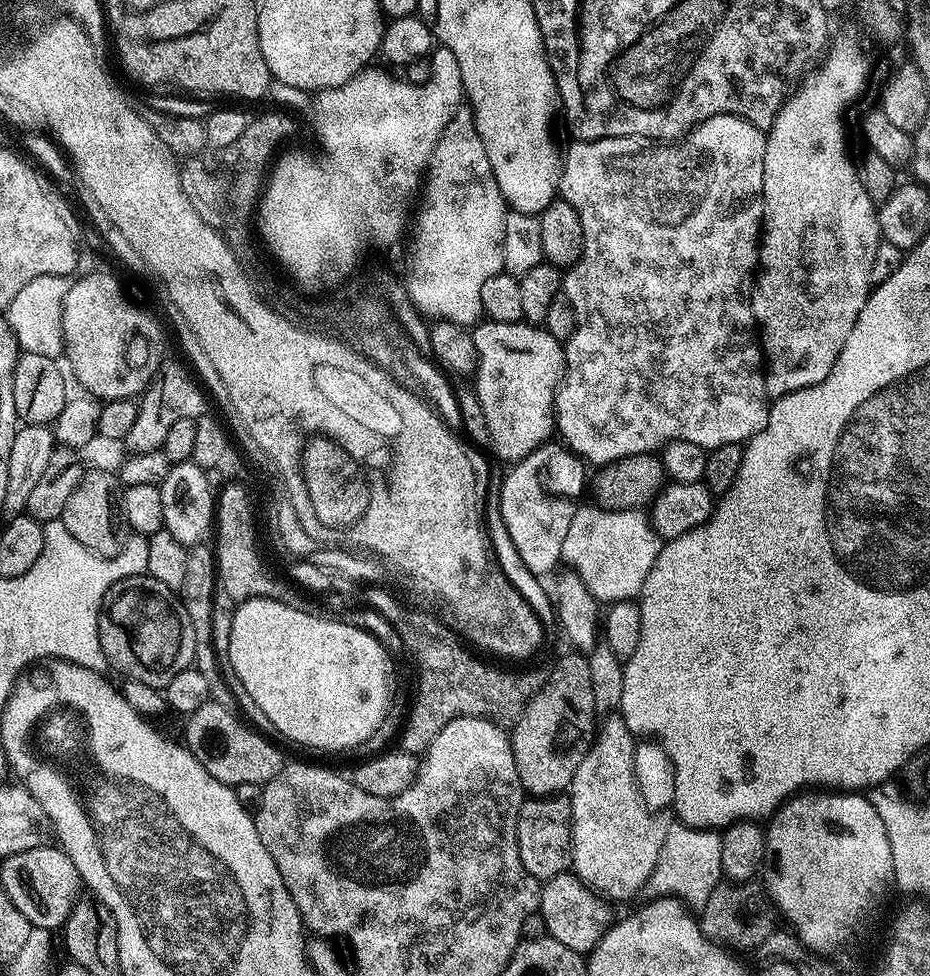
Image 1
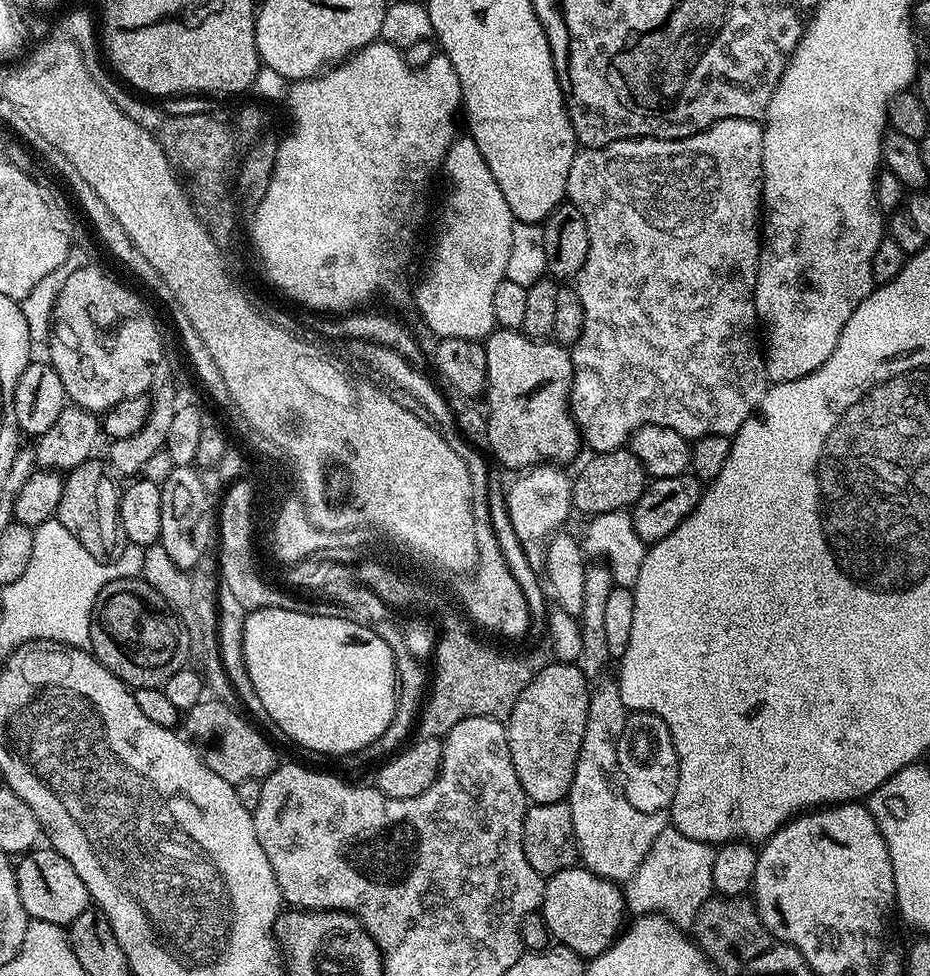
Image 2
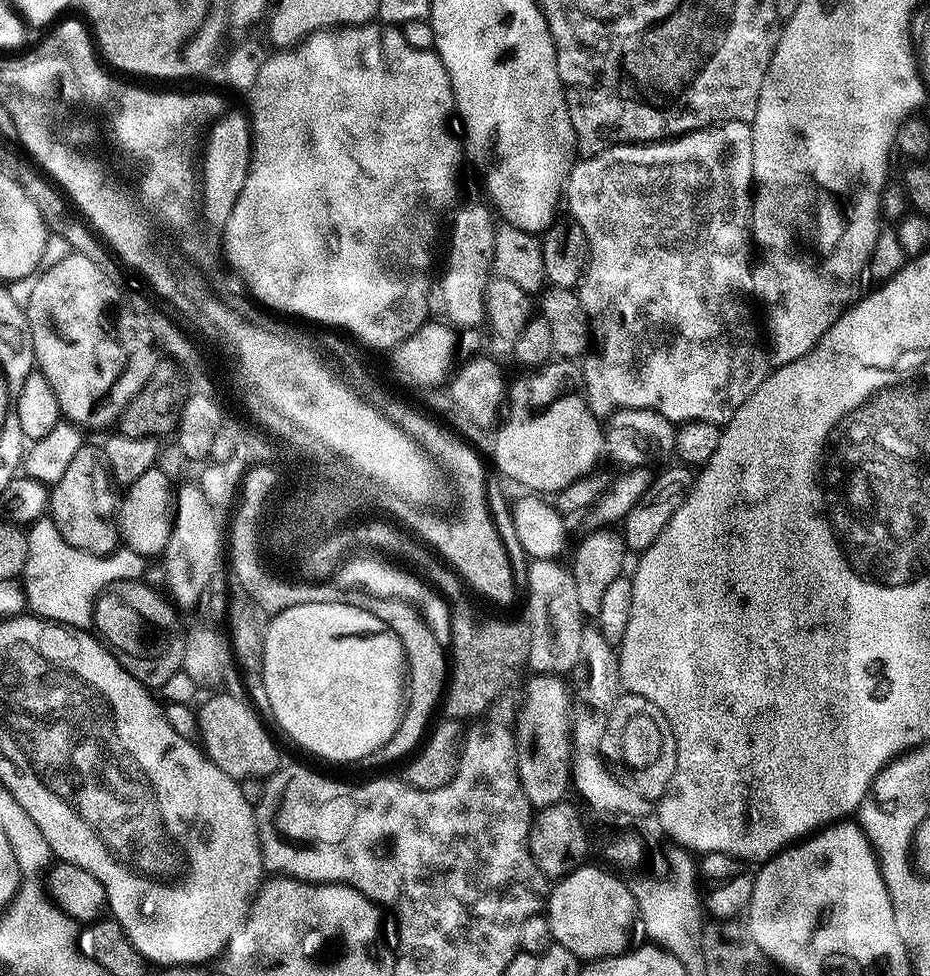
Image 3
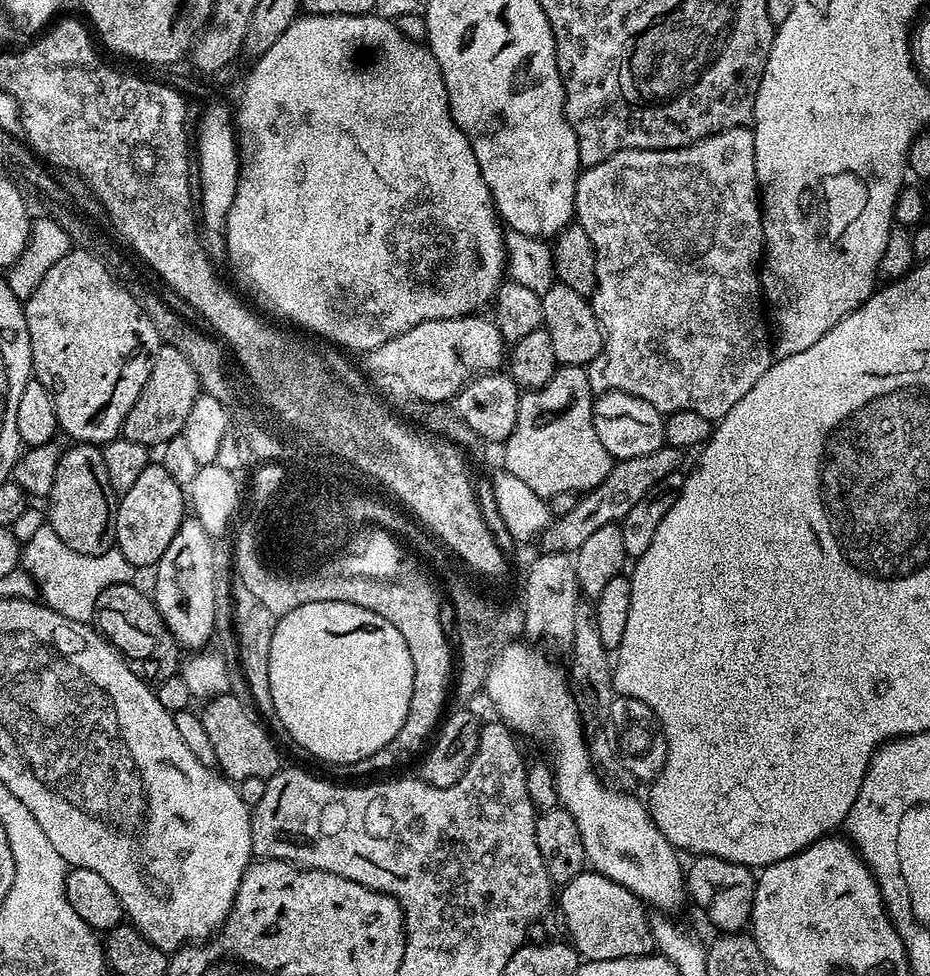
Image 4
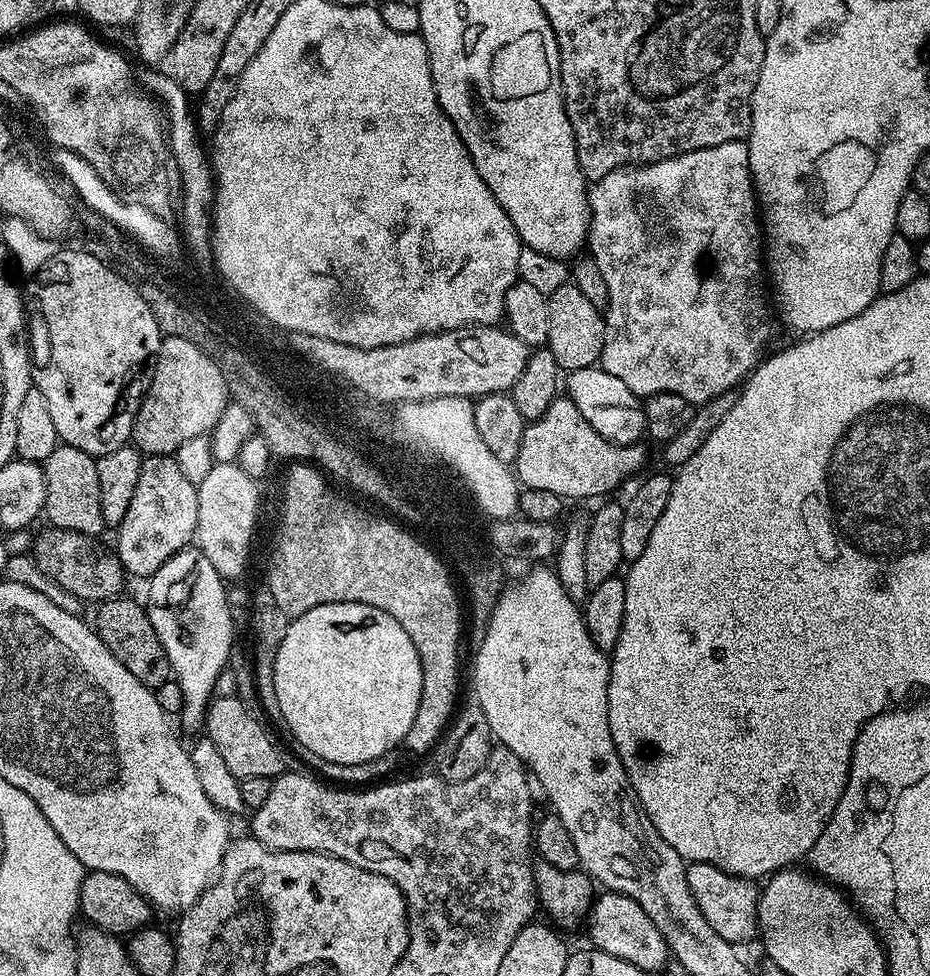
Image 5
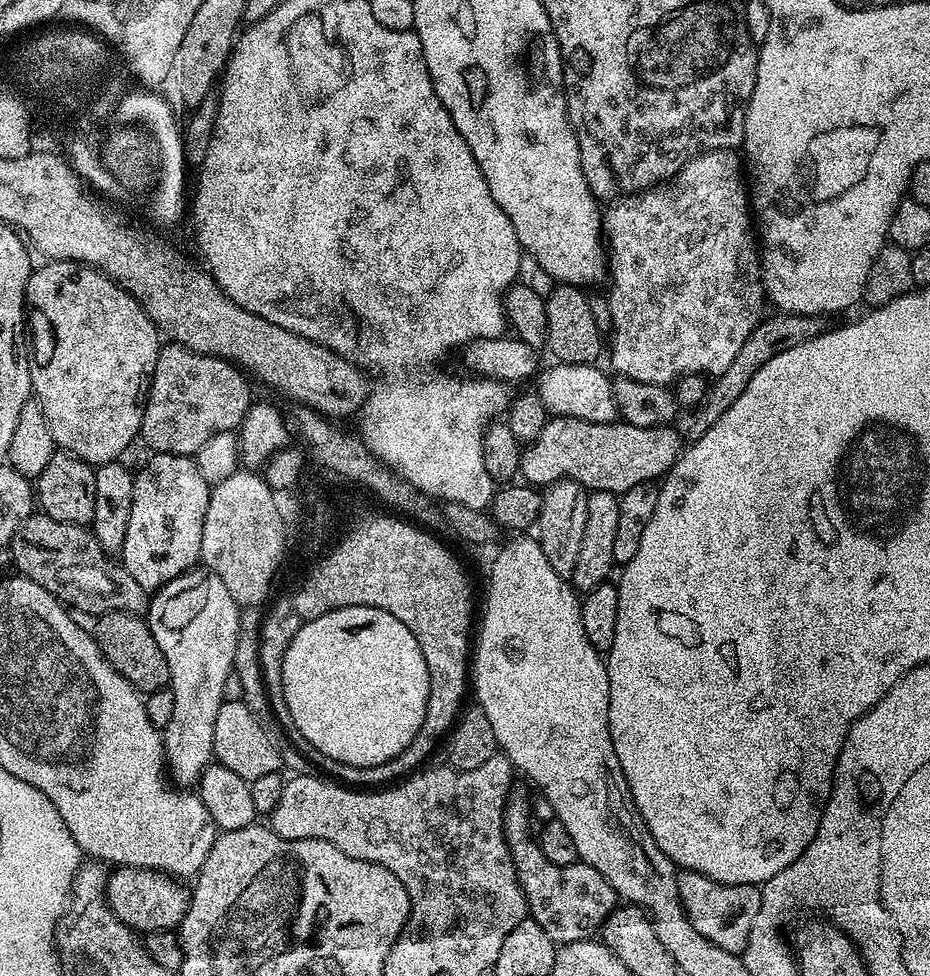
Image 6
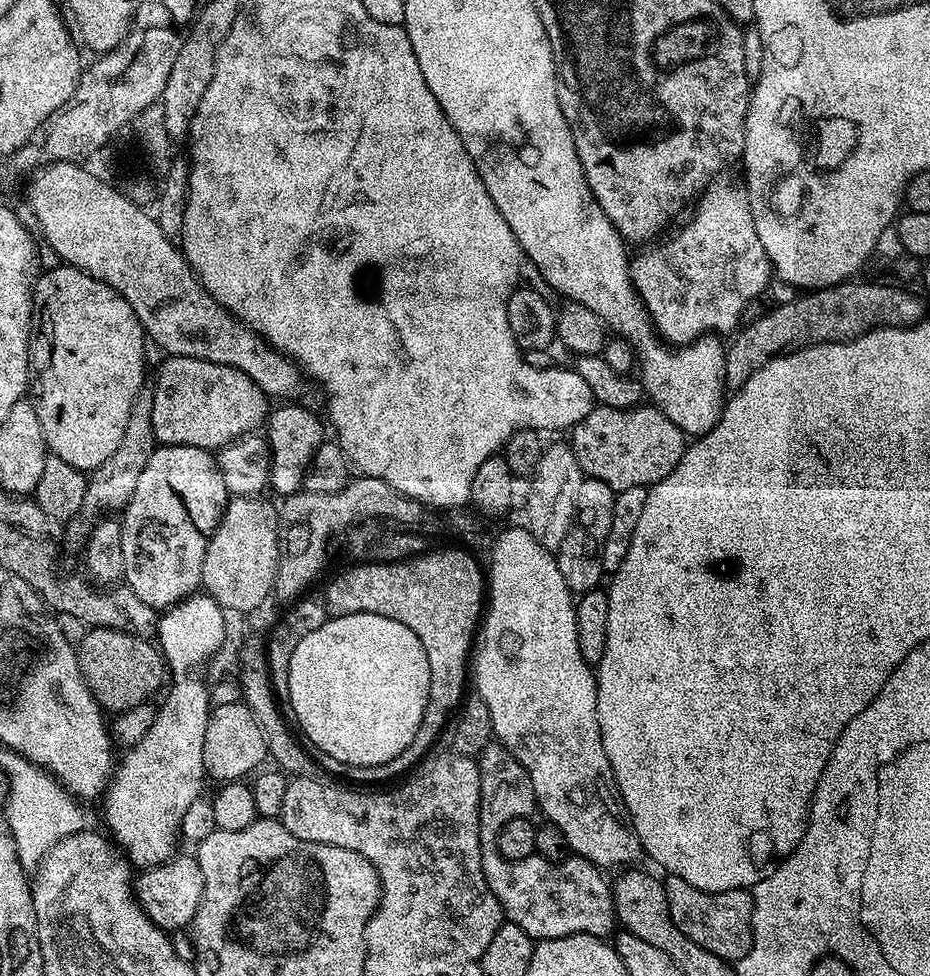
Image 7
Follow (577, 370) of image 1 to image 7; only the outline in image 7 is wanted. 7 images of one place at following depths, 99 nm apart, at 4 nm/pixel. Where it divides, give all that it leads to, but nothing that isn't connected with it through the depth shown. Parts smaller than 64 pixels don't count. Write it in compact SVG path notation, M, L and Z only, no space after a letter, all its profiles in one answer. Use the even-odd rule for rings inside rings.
M725 170L704 184L698 196L700 201L681 232L631 257L632 285L644 303L653 329L669 345L683 346L709 334L735 333L745 319L744 311L763 294L768 279L773 279L772 263L762 242L758 242L758 230L754 230L747 187L739 175L732 174Z

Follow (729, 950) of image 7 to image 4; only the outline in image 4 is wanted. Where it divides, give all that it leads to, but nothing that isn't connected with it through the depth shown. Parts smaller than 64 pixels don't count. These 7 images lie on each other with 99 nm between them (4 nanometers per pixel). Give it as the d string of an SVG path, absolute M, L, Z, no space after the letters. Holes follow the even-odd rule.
M696 856L693 861L693 864L689 863L686 868L686 892L690 900L693 900L704 911L705 918L714 927L720 928L716 930L721 933L739 932L747 929L752 919L757 873L738 862L726 862L726 858L718 858L717 856Z

